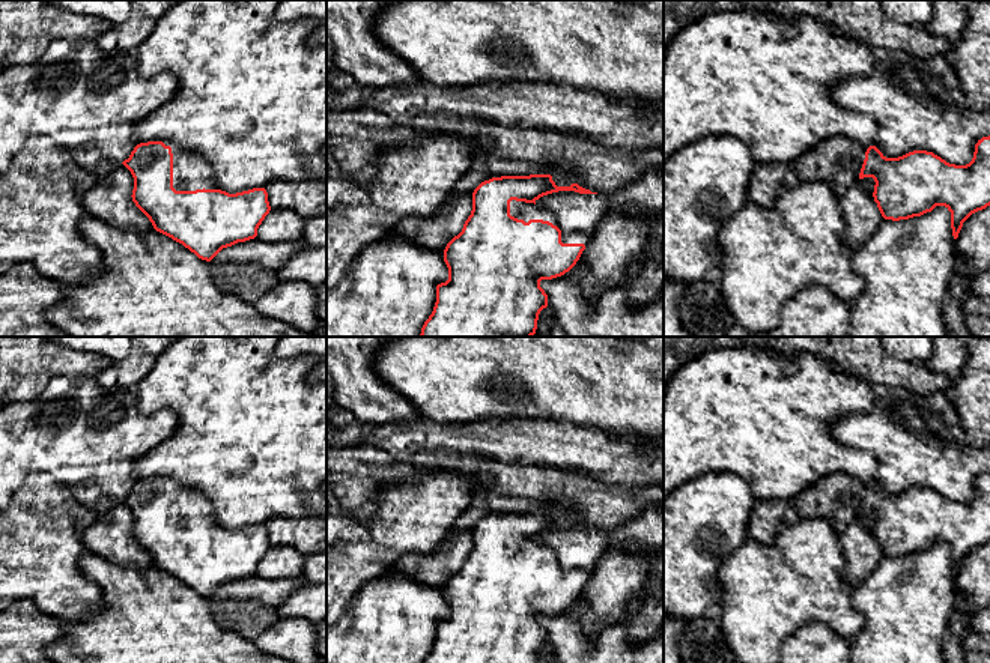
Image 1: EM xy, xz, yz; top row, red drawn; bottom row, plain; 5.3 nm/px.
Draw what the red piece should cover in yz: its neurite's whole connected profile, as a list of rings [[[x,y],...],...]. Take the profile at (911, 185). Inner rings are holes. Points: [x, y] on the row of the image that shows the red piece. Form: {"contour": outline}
{"contour": [[[990,135],[978,140],[966,165],[949,164],[927,150],[886,158],[870,146],[859,173],[864,177],[874,179],[873,197],[885,219],[909,219],[945,206],[957,239],[963,223],[990,206]]]}

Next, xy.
{"contour": [[[147,141],[122,162],[134,177],[132,201],[153,229],[211,262],[223,248],[257,236],[271,206],[265,188],[229,194],[218,188],[209,162],[194,150],[170,141]]]}

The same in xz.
{"contour": [[[551,174],[501,176],[481,182],[472,192],[472,210],[462,232],[444,250],[448,280],[436,286],[436,302],[424,322],[420,337],[533,337],[539,314],[548,307],[542,280],[552,280],[569,272],[590,244],[585,233],[564,235],[555,213],[536,201],[558,191],[597,194],[572,183],[557,186]]]}

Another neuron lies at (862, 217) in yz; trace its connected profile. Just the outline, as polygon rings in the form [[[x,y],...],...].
[[[858,179],[840,198],[846,232],[853,251],[868,241],[885,219],[874,201],[874,179]]]

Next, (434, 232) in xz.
[[[472,192],[448,197],[432,216],[406,216],[385,239],[402,238],[430,250],[444,251],[457,236],[472,210]]]

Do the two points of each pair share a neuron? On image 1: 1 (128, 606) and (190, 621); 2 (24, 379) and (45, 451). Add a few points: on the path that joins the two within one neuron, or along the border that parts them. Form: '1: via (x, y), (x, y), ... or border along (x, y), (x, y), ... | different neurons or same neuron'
1: via (143, 611), (154, 621), (175, 621) | same neuron
2: border along (56, 376), (36, 397), (15, 402) | different neurons

